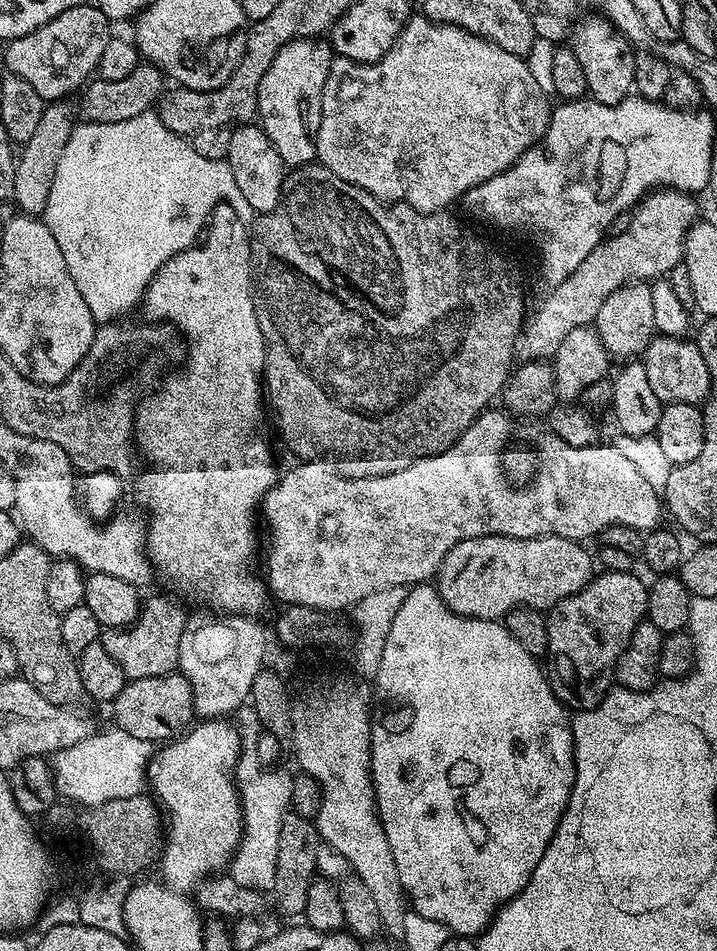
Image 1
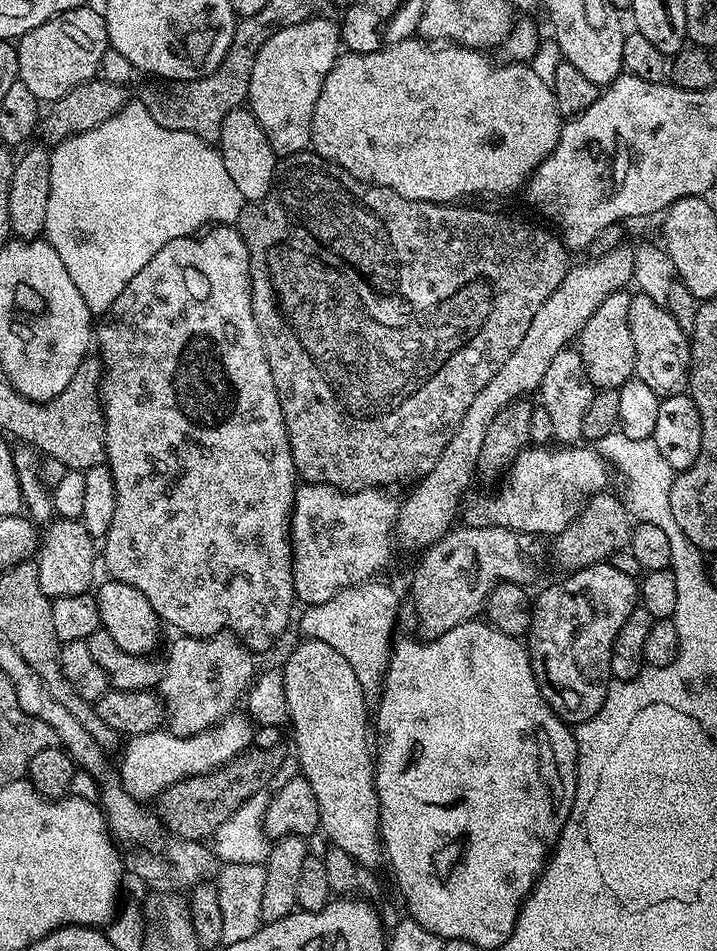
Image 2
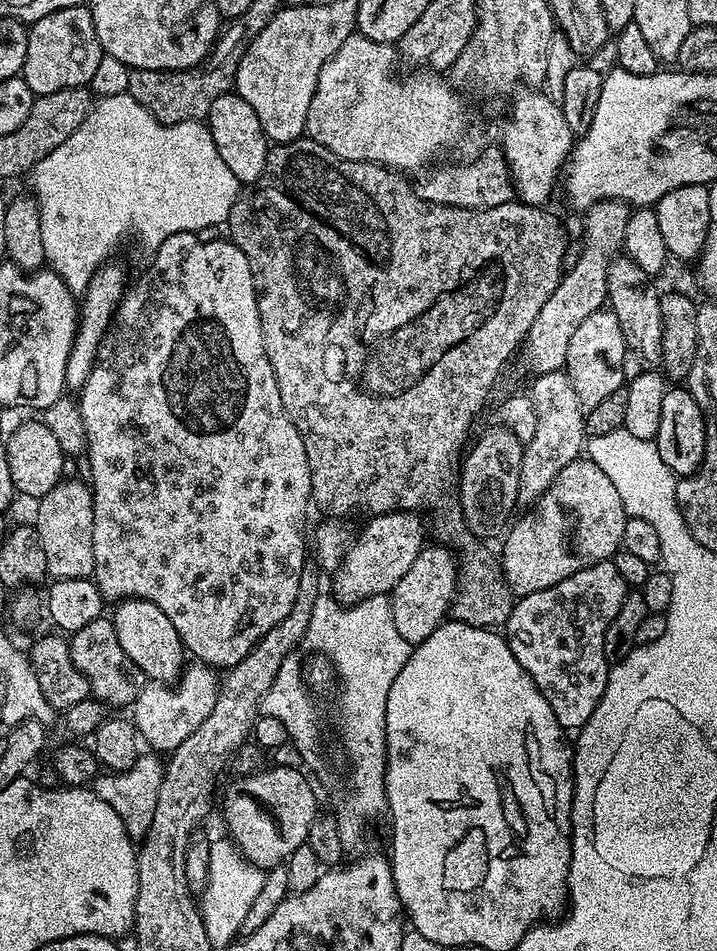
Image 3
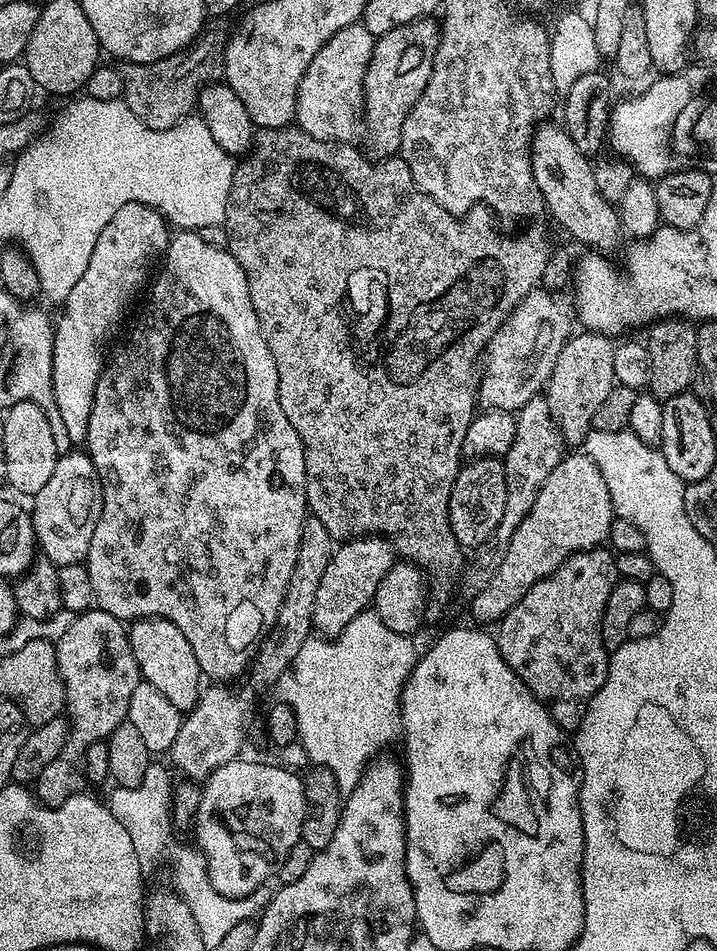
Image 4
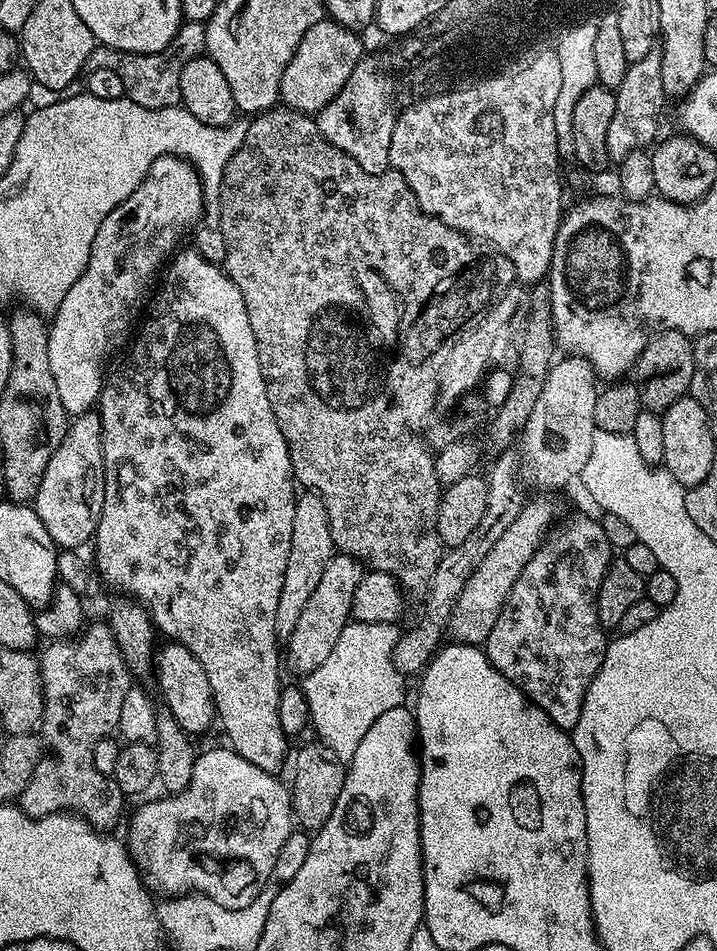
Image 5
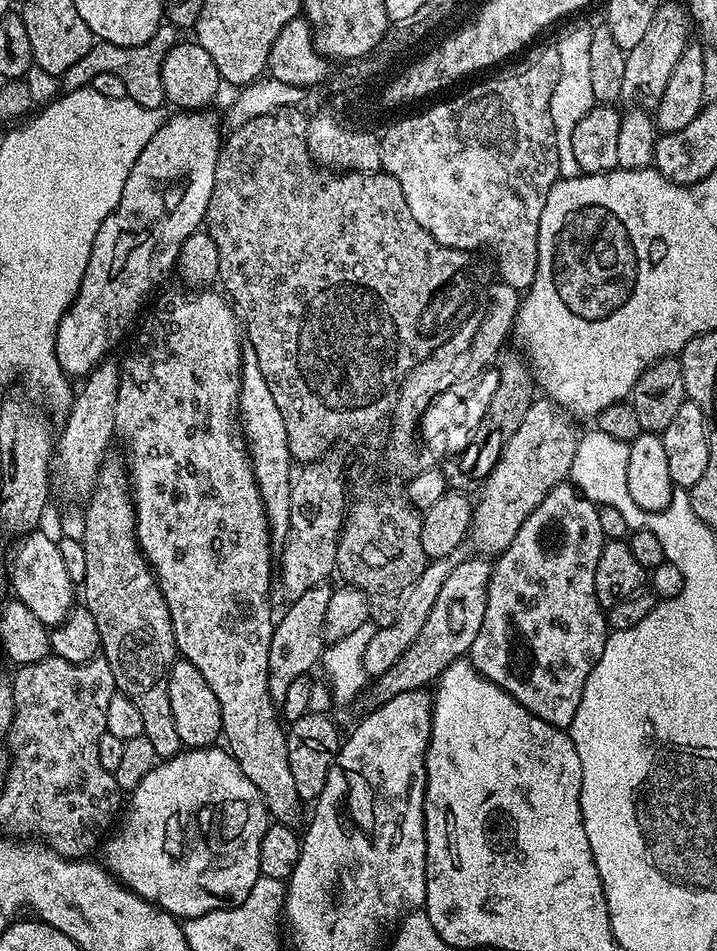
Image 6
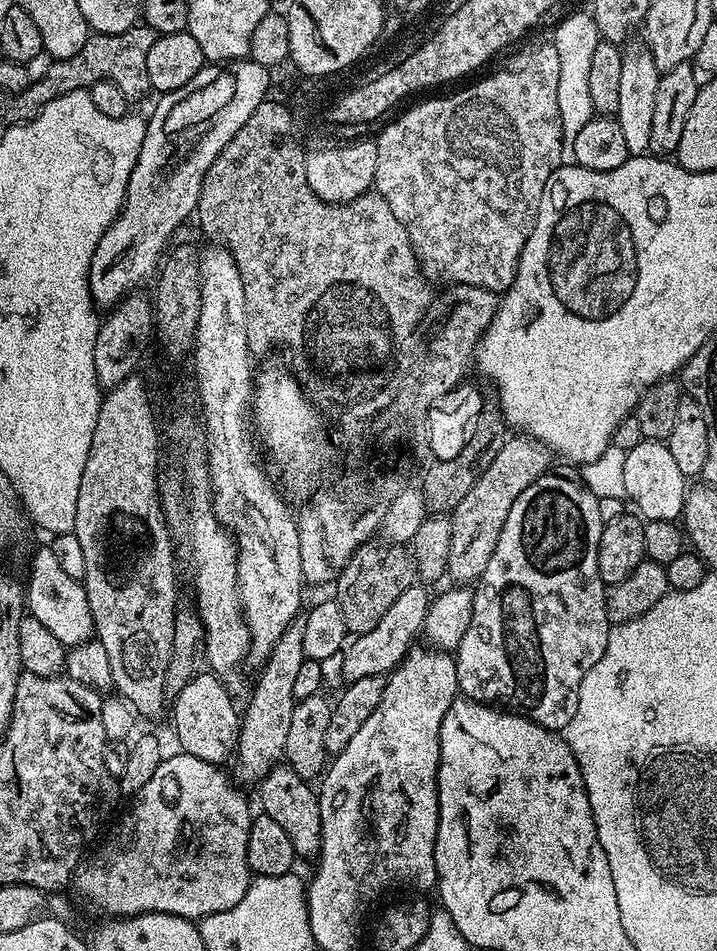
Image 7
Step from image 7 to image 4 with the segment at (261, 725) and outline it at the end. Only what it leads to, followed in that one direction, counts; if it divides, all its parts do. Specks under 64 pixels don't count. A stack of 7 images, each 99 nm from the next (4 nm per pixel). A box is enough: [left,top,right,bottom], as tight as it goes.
[312,536,398,638]

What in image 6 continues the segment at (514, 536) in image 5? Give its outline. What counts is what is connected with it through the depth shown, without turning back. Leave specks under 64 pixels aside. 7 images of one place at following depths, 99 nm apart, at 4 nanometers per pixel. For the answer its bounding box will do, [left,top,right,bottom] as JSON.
[369,556,492,707]

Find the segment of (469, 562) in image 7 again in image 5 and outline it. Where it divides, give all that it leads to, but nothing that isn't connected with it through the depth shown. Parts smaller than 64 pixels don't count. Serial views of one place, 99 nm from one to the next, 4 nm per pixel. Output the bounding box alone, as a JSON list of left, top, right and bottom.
[522,354,598,494]

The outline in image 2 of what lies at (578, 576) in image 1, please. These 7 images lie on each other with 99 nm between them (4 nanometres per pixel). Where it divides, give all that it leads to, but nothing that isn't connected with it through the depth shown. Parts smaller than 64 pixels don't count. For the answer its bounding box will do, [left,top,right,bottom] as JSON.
[412,526,536,638]

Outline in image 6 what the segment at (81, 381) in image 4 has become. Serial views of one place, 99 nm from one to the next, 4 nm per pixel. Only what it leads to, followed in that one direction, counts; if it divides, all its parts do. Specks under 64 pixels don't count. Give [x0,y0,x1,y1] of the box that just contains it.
[56,110,222,377]

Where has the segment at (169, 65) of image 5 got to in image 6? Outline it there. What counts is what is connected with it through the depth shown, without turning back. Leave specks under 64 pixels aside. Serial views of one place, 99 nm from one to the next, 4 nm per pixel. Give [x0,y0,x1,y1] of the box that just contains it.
[62,22,181,108]

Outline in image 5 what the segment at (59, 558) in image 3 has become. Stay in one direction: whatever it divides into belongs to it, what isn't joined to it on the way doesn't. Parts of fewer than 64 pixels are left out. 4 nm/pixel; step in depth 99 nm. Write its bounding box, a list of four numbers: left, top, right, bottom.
[34,411,104,550]

